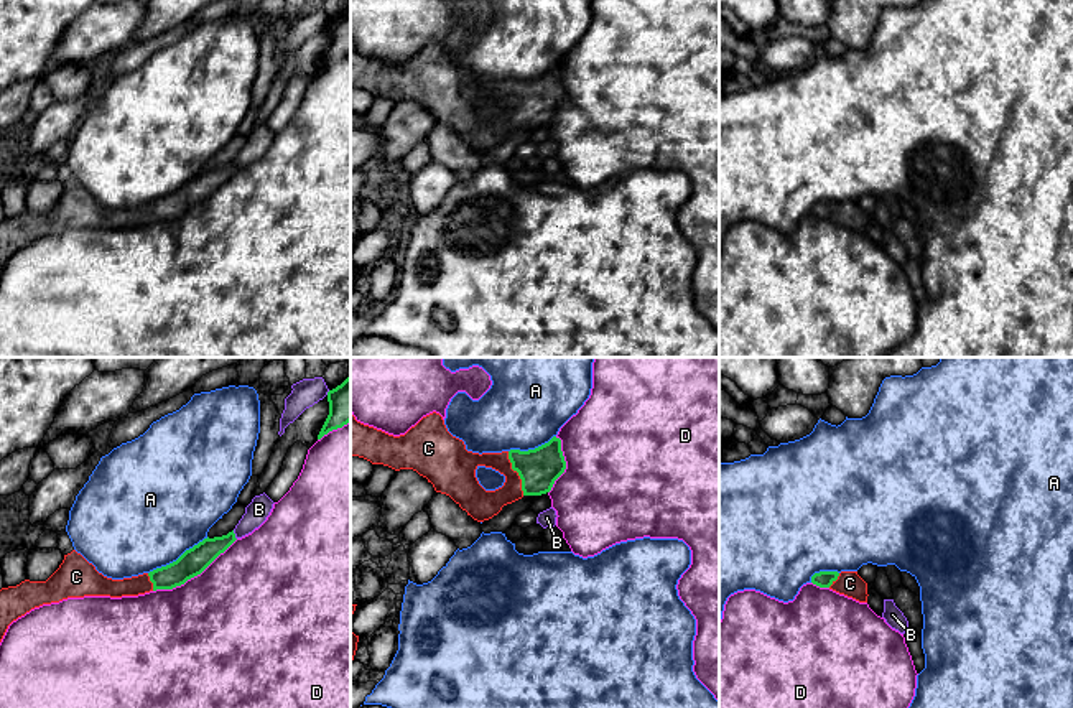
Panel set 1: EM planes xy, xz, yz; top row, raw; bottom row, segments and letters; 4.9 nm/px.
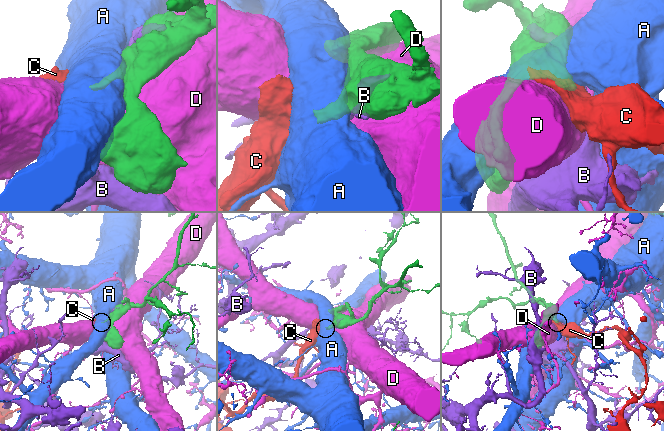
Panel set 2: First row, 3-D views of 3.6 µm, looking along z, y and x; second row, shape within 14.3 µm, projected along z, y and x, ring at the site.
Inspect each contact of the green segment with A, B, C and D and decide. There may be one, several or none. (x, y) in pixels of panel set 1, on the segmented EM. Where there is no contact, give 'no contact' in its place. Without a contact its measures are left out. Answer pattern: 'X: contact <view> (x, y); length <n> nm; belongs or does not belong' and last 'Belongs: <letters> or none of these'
A: contact xy (180, 557); length 340 nm; does not belong
B: contact xy (234, 535); length 50 nm; does not belong
C: contact xz (517, 471); length 240 nm; belongs
D: contact xy (195, 575); length 480 nm; does not belong
Belongs: C

